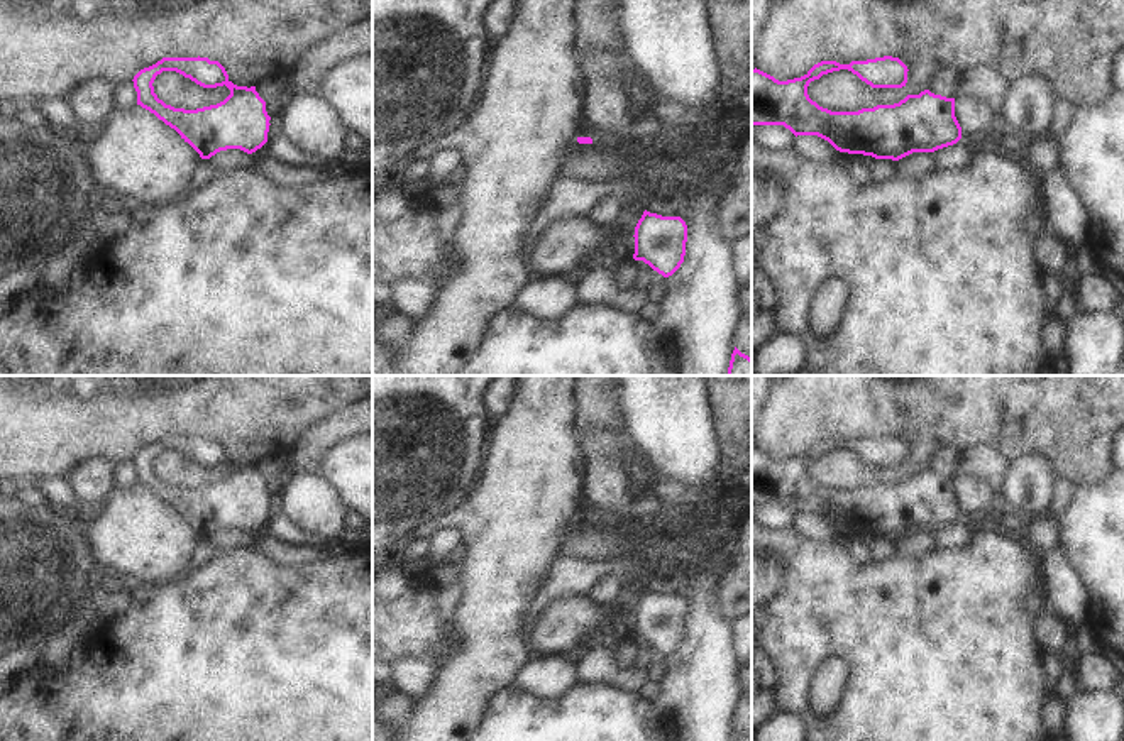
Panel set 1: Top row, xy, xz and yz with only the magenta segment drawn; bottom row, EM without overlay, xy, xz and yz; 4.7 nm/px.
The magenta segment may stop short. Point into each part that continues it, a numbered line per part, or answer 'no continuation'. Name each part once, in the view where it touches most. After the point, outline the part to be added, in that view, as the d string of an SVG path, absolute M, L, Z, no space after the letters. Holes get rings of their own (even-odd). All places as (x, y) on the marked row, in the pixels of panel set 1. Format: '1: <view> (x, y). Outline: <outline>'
no continuation

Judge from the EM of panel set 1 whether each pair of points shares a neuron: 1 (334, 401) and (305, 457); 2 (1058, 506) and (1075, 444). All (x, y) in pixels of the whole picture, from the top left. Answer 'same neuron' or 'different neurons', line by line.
1: different neurons
2: different neurons

